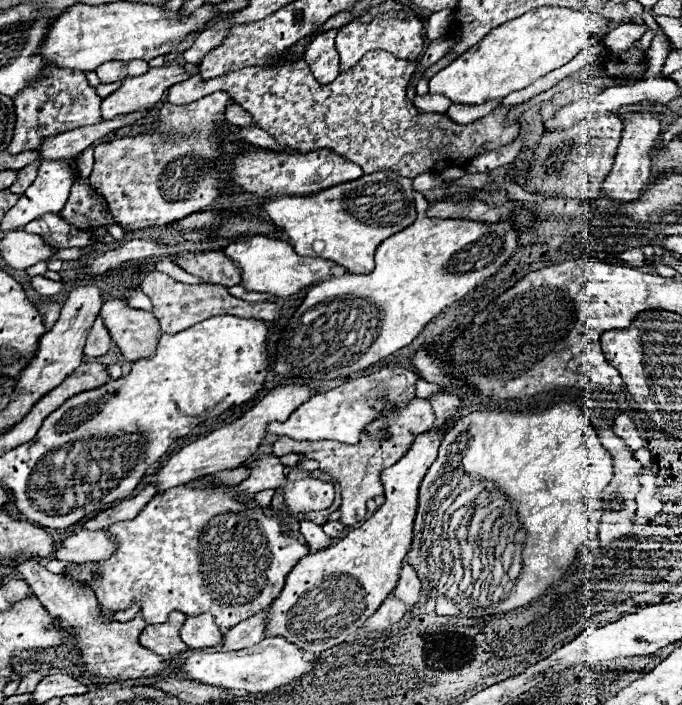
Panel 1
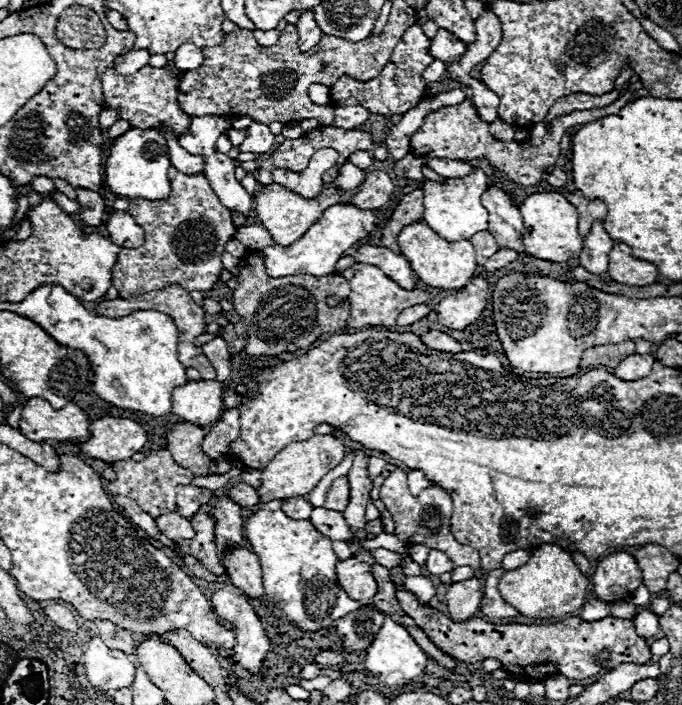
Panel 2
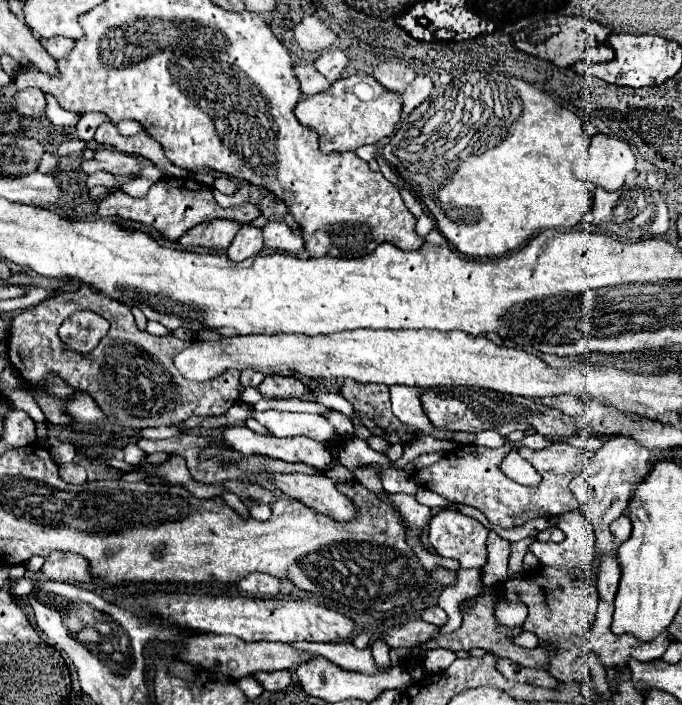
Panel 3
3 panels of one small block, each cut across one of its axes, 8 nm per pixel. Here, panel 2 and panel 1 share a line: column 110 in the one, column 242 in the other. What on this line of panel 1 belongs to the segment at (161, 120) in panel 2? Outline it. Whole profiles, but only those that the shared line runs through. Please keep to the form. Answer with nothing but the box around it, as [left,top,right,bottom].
[168,50,518,178]

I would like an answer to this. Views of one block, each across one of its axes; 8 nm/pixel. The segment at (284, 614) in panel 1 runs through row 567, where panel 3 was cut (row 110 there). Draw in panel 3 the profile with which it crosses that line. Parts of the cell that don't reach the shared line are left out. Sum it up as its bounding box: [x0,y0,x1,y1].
[294,76,402,152]

